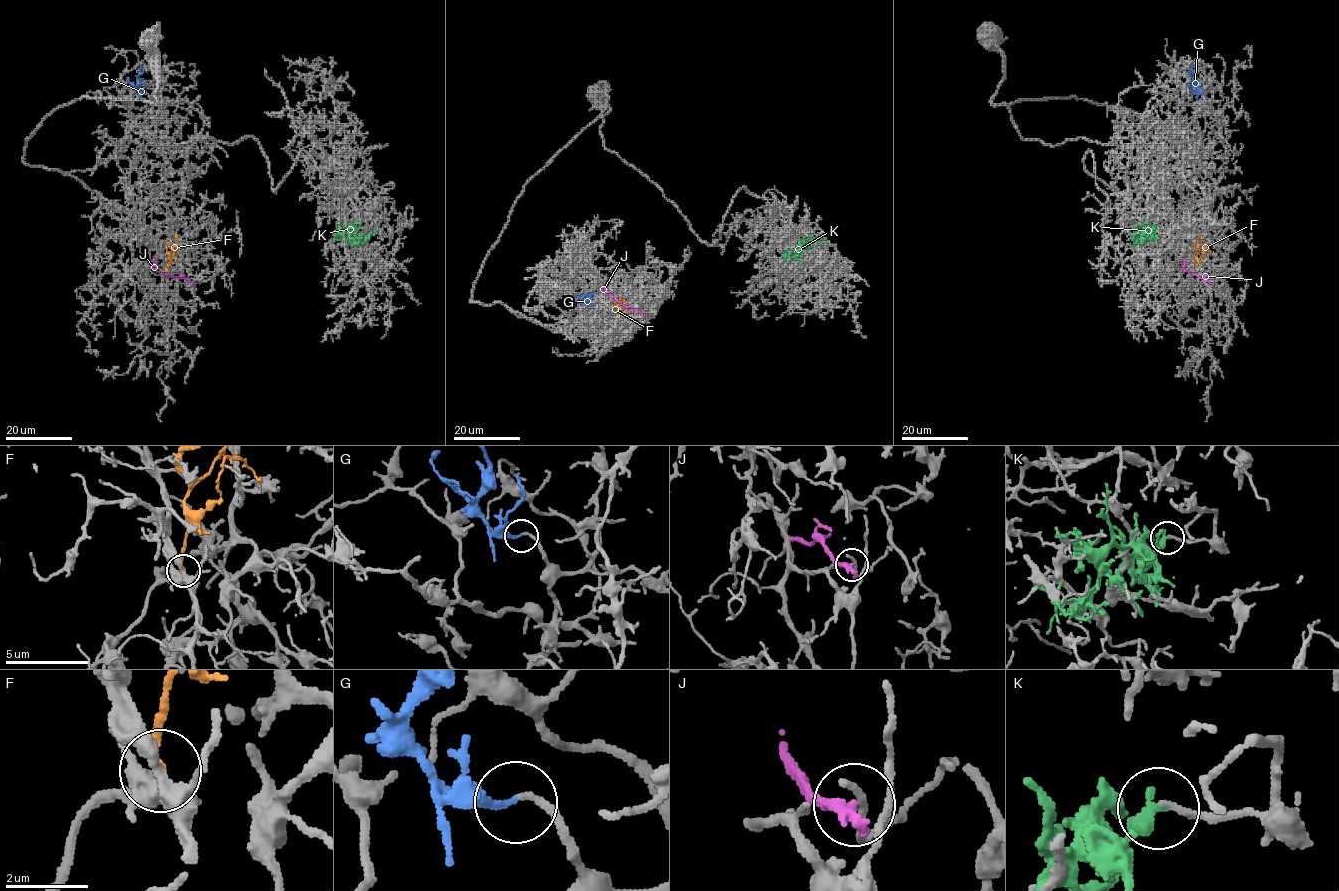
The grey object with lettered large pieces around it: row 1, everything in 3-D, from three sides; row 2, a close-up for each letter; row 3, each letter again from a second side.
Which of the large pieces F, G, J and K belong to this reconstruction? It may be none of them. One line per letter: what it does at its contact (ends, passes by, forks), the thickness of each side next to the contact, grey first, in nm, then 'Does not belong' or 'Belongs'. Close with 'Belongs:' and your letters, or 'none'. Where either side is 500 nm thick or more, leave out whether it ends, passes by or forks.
F: It ends there. Thickness 440 nm (grey) against 200 nm. Does not belong
G: It ends there. Thickness 170 nm (grey) against 180 nm. Belongs
J: It ends there. Thickness 120 nm (grey) against 360 nm. Does not belong
K: It ends there. Thickness 140 nm (grey) against 340 nm. Does not belong
Belongs: G

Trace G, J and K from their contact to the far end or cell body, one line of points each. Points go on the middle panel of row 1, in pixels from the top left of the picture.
G: (593, 306), (584, 301), (589, 294)
J: (641, 315), (601, 288)
K: (786, 260), (789, 256), (795, 256), (799, 252), (797, 247), (805, 243), (817, 238), (824, 242)

